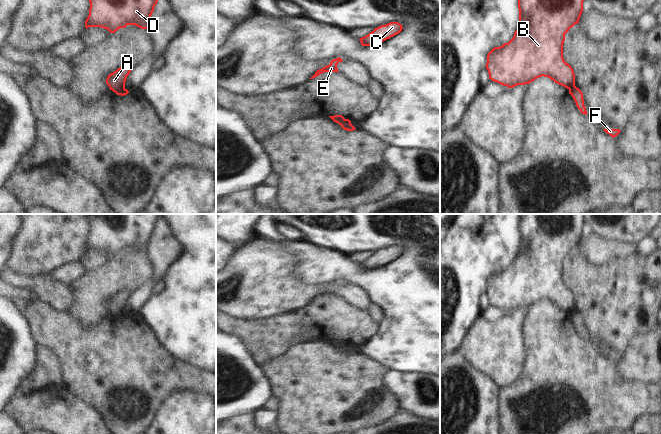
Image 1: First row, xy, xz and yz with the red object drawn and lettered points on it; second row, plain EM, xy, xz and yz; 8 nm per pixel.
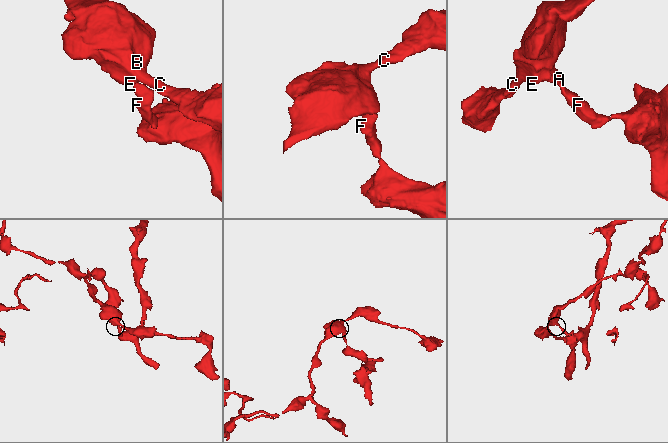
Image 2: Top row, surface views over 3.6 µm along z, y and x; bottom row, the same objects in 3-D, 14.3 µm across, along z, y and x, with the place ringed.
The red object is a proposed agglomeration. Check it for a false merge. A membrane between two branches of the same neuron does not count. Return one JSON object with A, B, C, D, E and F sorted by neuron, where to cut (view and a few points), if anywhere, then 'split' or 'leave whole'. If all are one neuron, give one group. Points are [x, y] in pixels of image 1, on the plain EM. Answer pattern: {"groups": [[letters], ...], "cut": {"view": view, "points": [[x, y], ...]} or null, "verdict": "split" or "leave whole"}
{"groups": [["A", "B", "C", "D", "E"], ["F"]], "cut": {"view": "xy", "points": [[124, 311], [115, 316]]}, "verdict": "split"}

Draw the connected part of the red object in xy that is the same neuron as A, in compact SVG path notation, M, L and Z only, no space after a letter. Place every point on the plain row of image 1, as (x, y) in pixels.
M126 289L109 298L106 303L106 308L109 310L110 314L116 316L125 312L127 300L130 298L132 293L133 291L131 289Z

